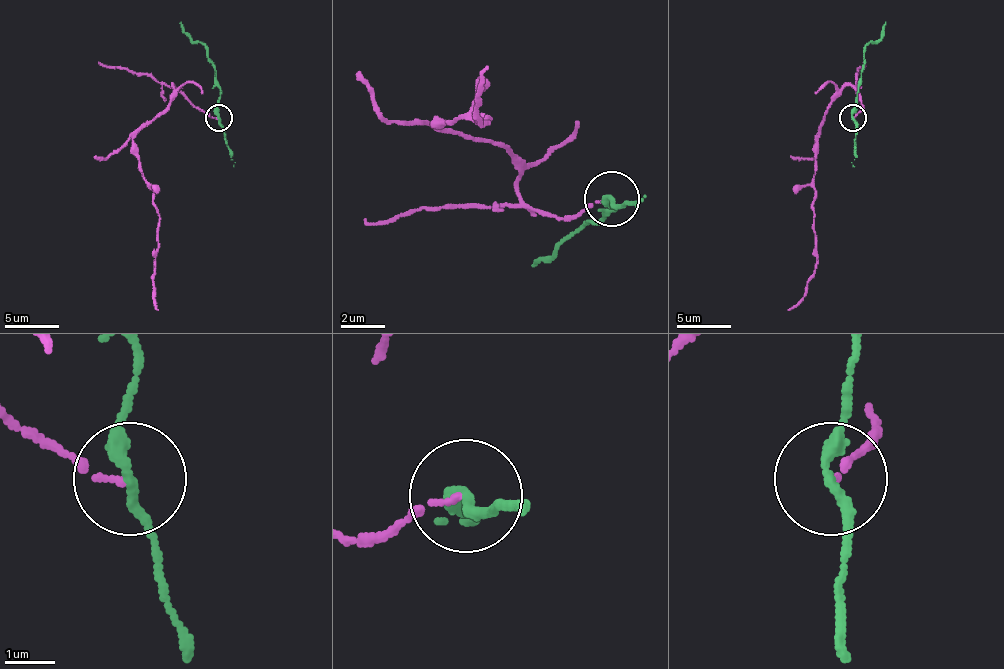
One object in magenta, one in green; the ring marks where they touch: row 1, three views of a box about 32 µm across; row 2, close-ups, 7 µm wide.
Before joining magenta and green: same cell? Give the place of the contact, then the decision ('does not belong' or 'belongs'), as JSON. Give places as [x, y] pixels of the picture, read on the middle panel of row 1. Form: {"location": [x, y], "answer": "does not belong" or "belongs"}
{"location": [611, 199], "answer": "does not belong"}

